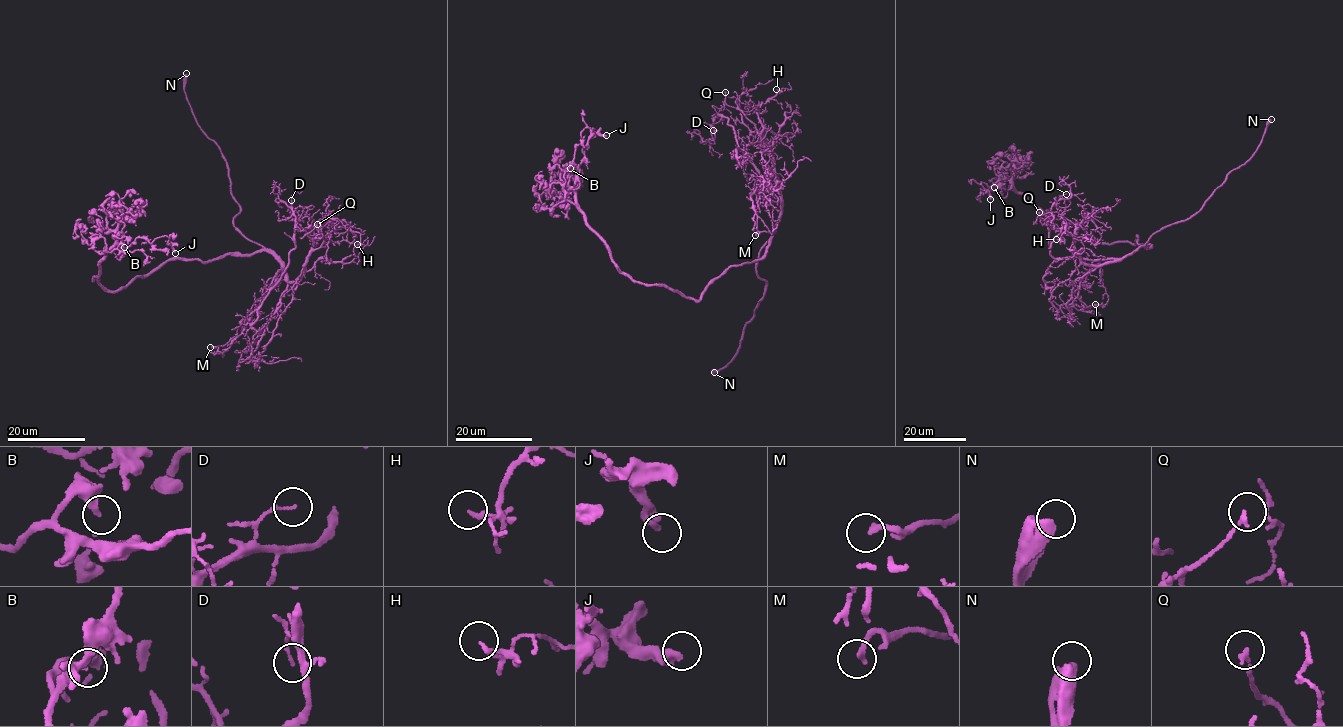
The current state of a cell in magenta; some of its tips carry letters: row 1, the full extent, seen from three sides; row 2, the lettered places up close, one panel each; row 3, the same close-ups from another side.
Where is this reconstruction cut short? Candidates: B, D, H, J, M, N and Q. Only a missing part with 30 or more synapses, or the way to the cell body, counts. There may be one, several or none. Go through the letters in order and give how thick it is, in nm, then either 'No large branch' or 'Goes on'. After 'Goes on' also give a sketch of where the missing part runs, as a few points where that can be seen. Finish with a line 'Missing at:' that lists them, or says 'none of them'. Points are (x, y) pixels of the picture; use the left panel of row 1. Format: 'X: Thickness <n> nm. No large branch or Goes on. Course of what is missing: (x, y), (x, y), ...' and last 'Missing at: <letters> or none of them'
B: Thickness 380 nm. No large branch
D: Thickness 110 nm. No large branch
H: Thickness 160 nm. No large branch
J: Thickness 360 nm. No large branch
M: Thickness 240 nm. No large branch
N: Thickness 440 nm. Goes on. Course of what is missing: (186, 73), (192, 59), (188, 38), (195, 32), (191, 28)
Q: Thickness 160 nm. No large branch
Missing at: N

